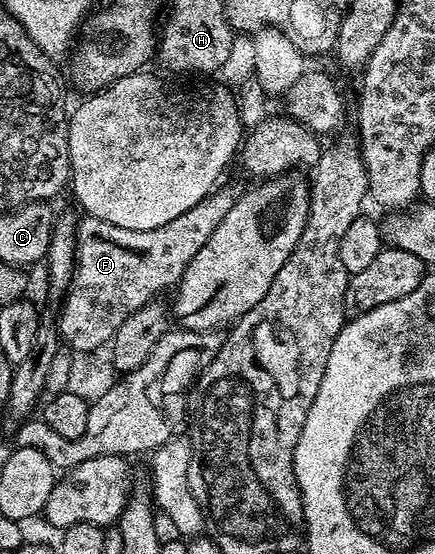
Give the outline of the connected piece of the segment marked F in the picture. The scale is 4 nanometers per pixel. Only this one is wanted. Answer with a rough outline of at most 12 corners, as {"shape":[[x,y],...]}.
{"shape":[[217,187],[158,230],[85,215],[58,308],[76,354],[179,285],[230,214]]}

